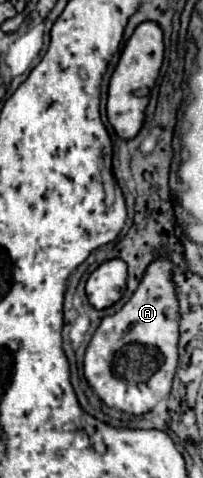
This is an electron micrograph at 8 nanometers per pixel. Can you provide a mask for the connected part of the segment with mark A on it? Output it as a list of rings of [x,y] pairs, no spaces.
[[[160,256],[148,266],[138,290],[124,308],[102,318],[86,348],[84,378],[108,408],[138,416],[150,412],[170,394],[178,364],[178,318],[172,264],[166,256]]]

